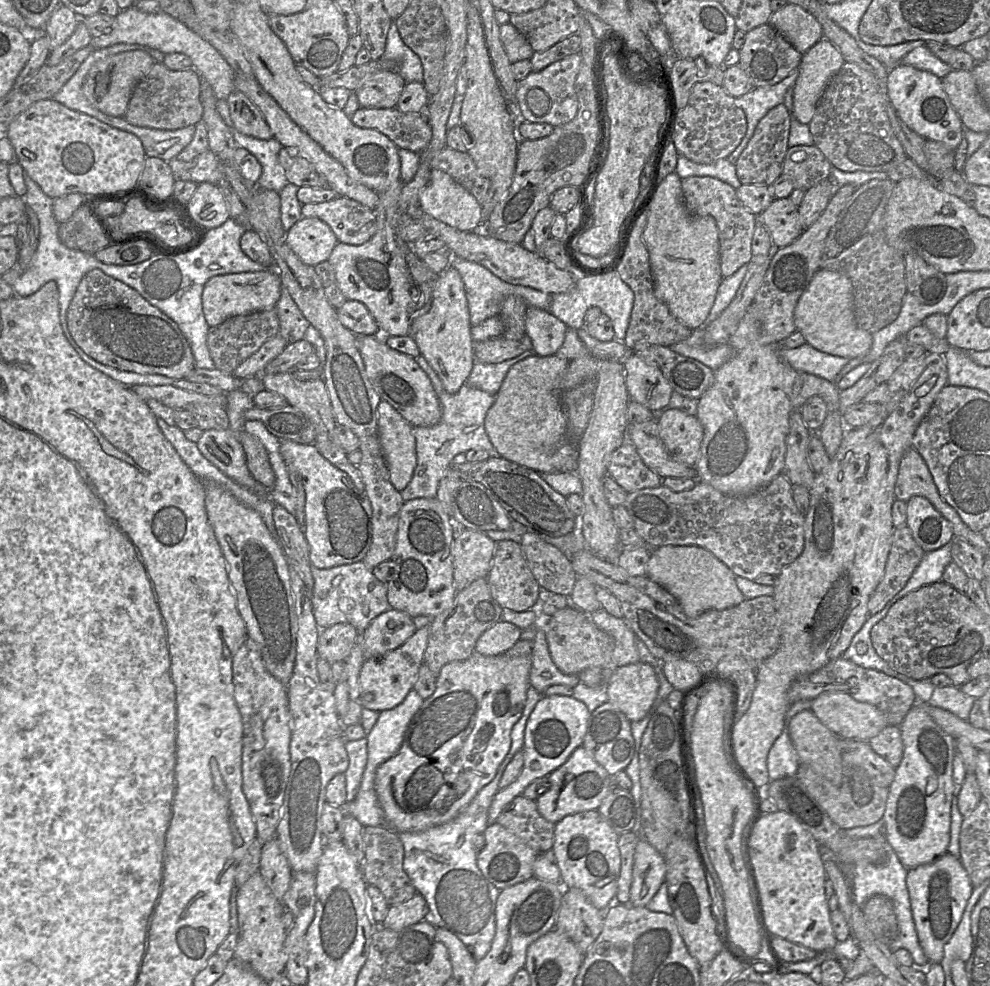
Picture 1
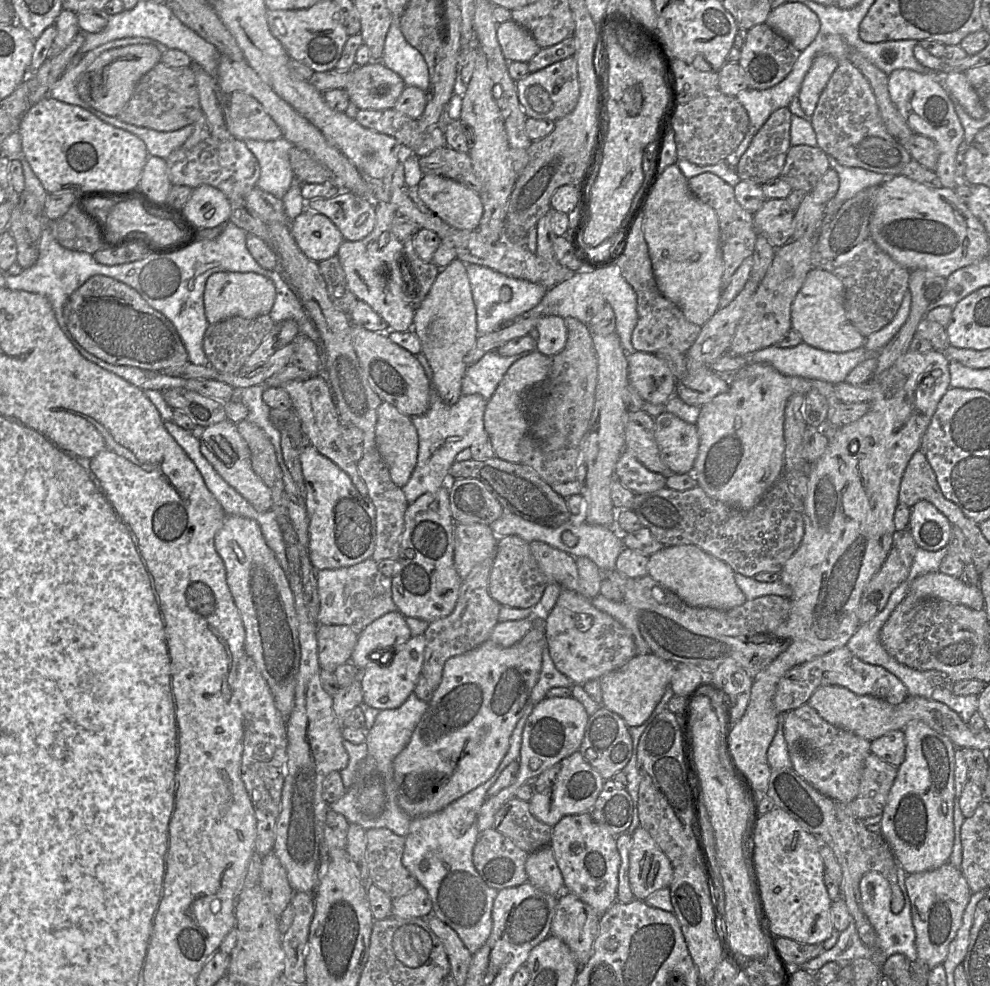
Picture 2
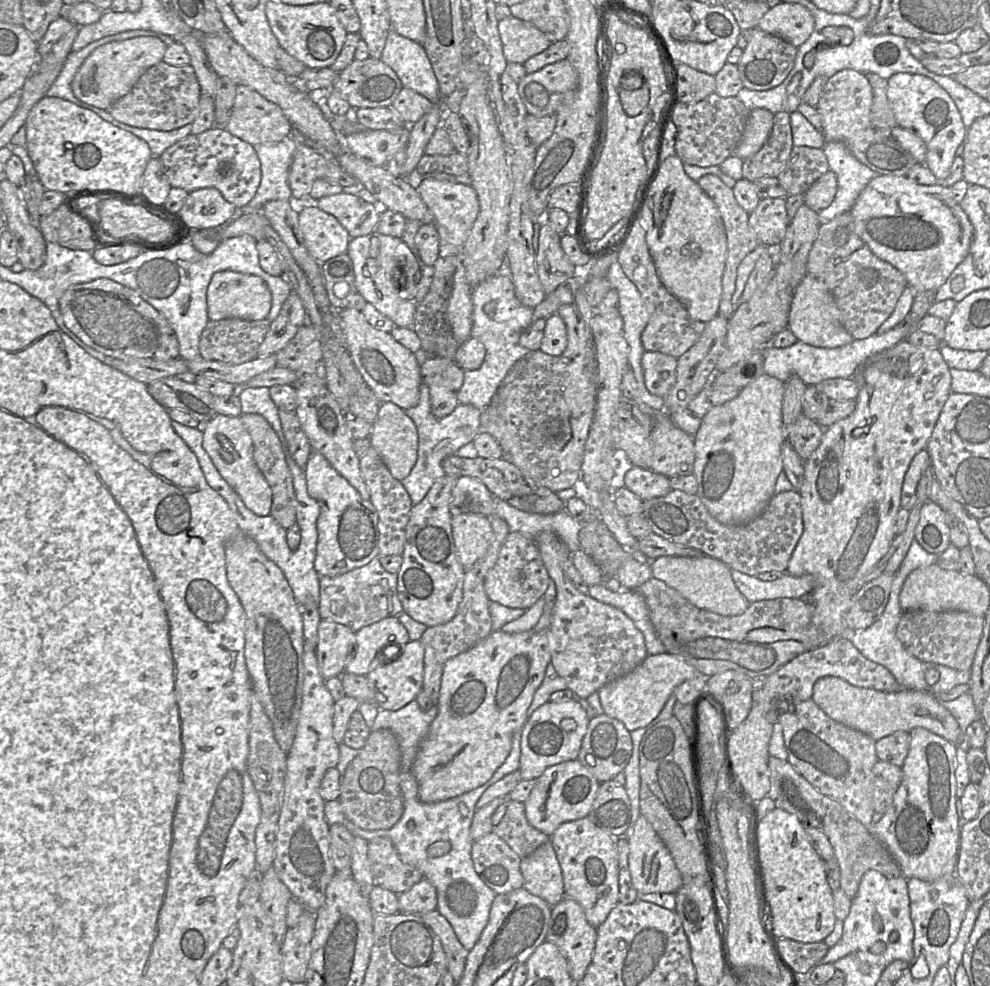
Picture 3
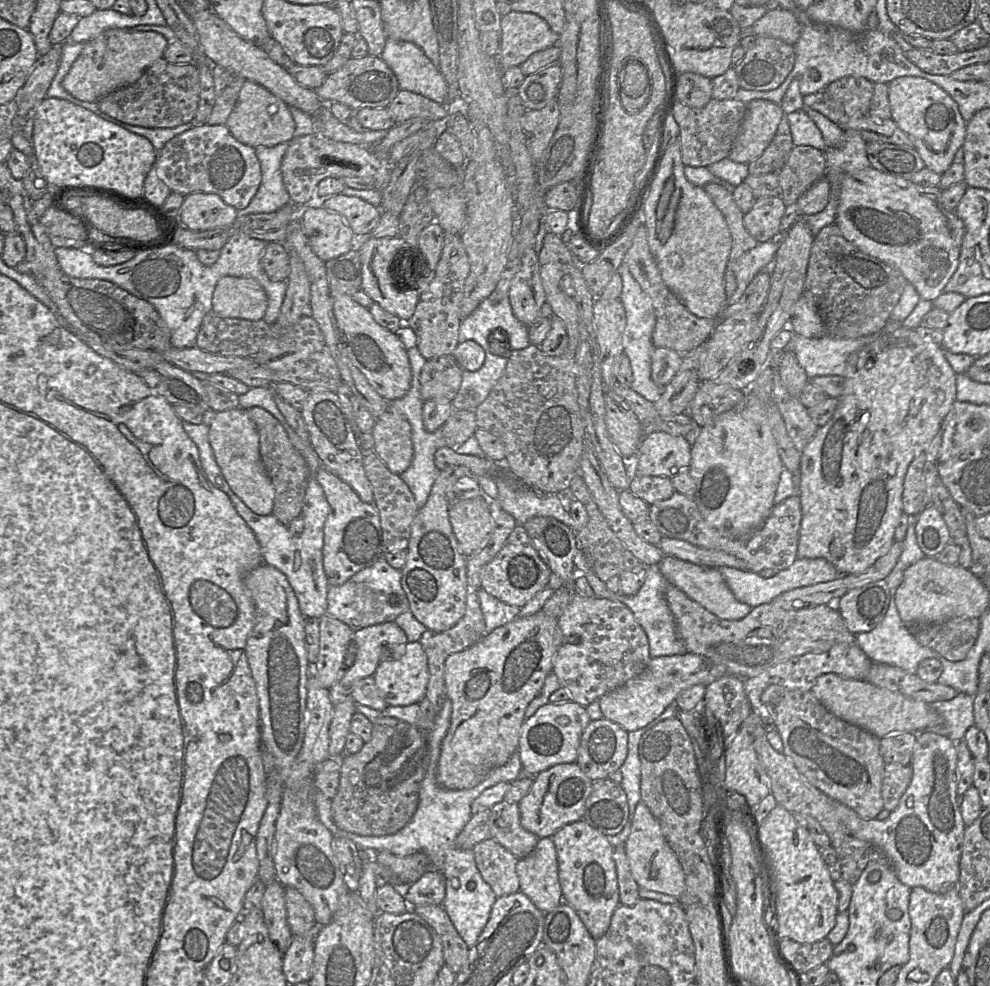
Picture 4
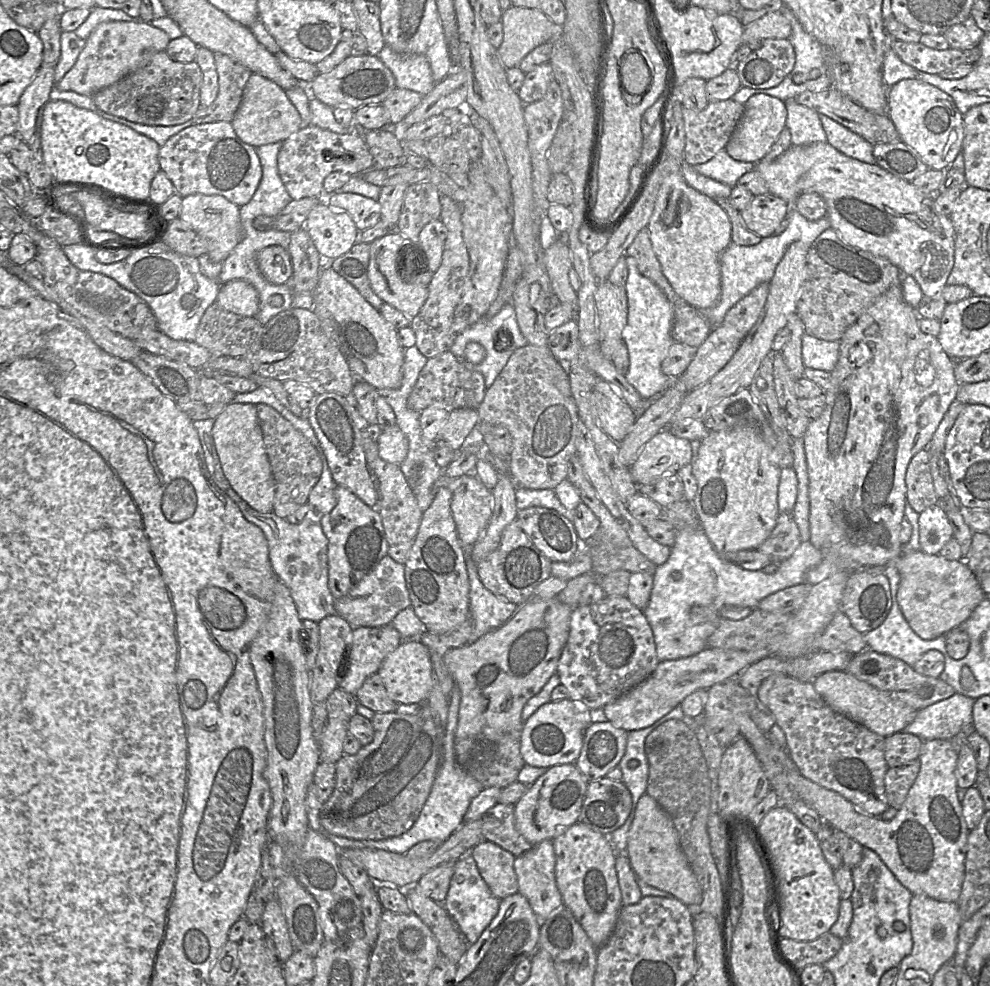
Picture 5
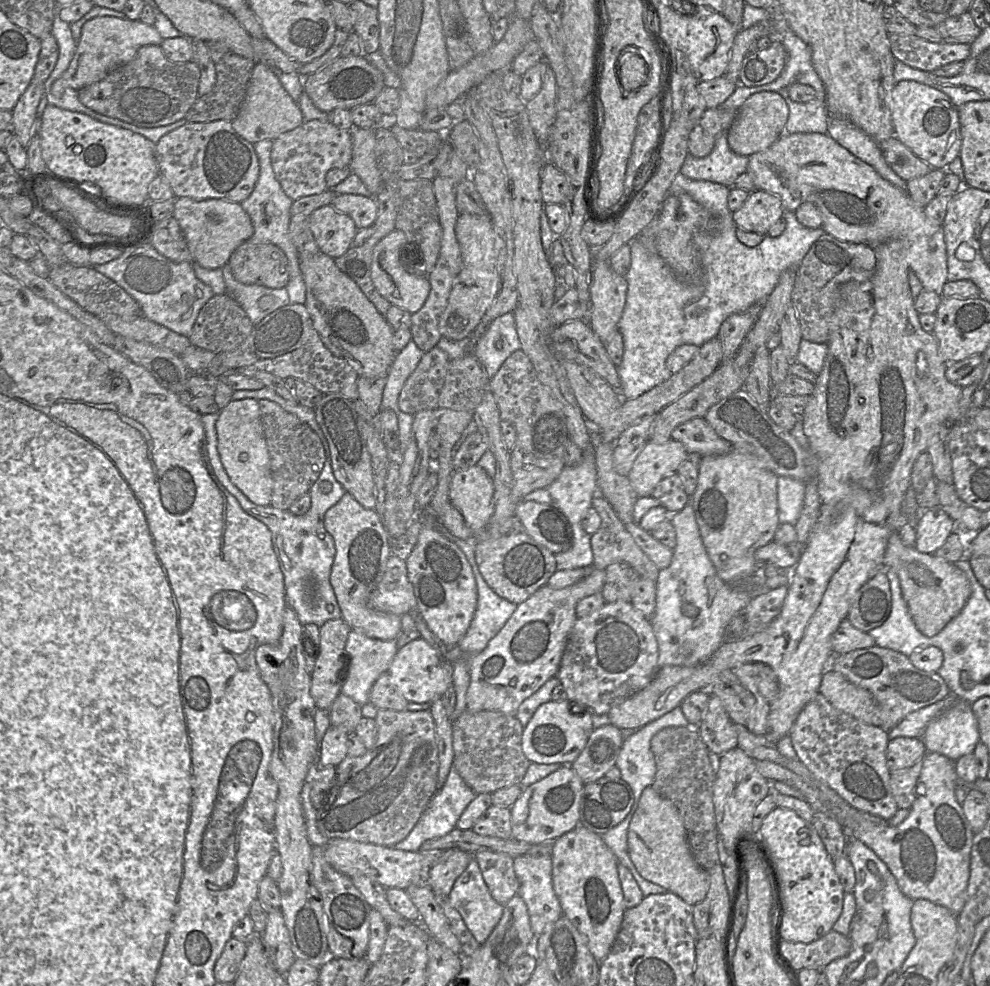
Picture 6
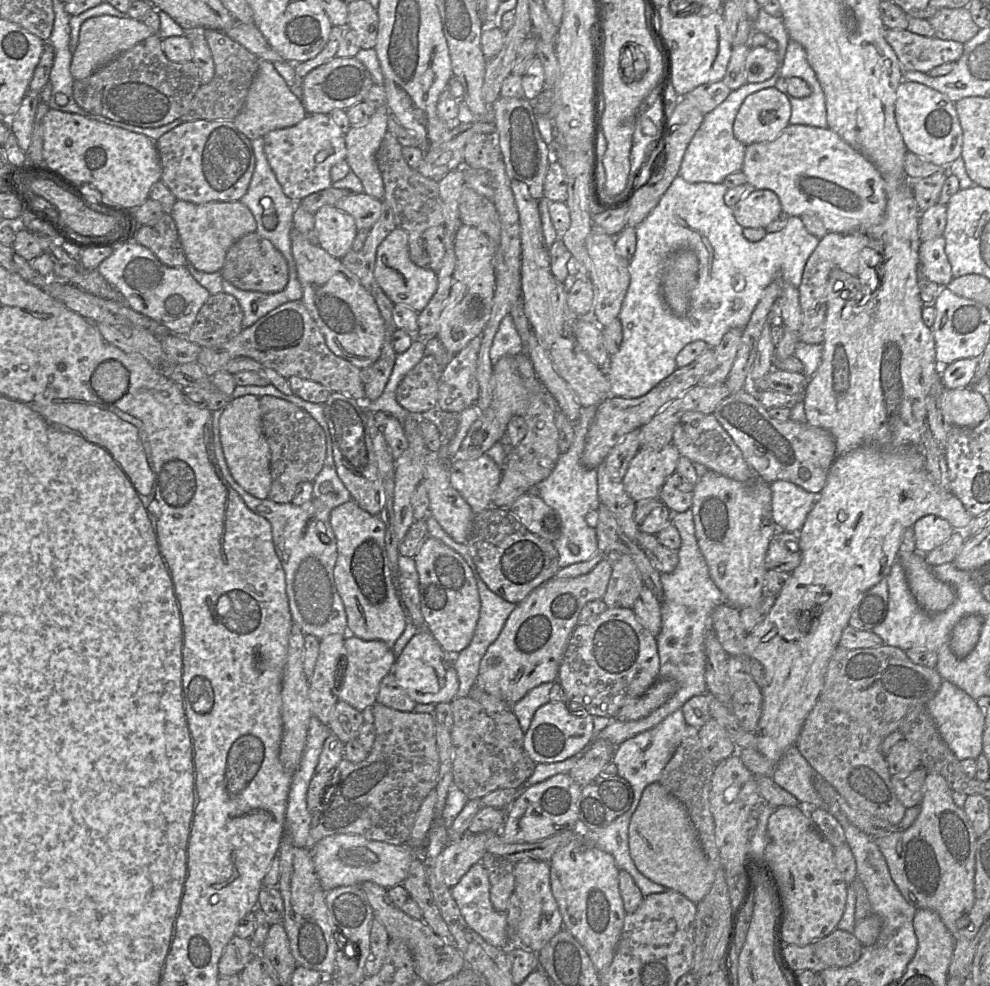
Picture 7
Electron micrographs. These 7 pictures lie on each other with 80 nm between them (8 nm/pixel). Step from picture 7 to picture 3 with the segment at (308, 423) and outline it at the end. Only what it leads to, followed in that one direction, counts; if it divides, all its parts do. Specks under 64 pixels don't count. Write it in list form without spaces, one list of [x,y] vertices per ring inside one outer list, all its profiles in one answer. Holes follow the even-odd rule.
[[[256,413],[242,414],[240,419],[252,438],[255,463],[272,490],[270,515],[281,527],[288,531],[296,524],[296,494],[293,476],[289,469],[281,441],[275,430],[262,415]]]

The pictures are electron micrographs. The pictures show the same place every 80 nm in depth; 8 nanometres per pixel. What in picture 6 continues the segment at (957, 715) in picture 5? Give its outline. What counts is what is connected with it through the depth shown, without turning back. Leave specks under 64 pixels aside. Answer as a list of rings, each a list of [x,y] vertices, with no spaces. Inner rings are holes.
[[[949,695],[943,700],[908,714],[888,732],[889,740],[897,737],[922,738],[928,724],[949,708],[956,700],[959,699]]]

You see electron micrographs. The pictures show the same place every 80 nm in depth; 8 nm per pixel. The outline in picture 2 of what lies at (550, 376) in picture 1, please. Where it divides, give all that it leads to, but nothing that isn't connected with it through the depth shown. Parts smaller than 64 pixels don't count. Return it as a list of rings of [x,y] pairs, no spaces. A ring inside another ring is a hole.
[[[538,351],[514,362],[504,374],[492,397],[487,401],[484,412],[484,427],[494,453],[500,459],[511,463],[521,463],[519,442],[527,429],[527,417],[523,409],[527,392],[541,387],[546,381],[552,362],[552,356]]]

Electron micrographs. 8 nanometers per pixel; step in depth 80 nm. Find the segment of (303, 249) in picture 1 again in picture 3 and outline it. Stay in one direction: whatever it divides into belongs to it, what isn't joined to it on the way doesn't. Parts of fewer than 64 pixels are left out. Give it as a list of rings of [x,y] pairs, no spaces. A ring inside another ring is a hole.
[[[318,206],[304,207],[298,213],[299,229],[310,255],[320,263],[344,254],[352,239],[333,215]]]

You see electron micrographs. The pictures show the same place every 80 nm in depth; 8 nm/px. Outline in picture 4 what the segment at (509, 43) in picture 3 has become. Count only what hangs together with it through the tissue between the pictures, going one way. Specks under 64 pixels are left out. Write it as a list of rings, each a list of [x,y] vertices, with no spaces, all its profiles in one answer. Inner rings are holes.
[[[510,11],[502,16],[498,61],[503,69],[520,66],[531,55],[558,45],[559,35],[540,16]]]

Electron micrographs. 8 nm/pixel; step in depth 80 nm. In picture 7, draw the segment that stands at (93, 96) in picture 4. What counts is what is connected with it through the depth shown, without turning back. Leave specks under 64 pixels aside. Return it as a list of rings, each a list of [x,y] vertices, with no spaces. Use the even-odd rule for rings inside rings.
[[[100,15],[85,20],[80,28],[79,40],[73,53],[70,72],[74,80],[87,78],[122,52],[153,35],[153,31],[142,21],[128,16]]]

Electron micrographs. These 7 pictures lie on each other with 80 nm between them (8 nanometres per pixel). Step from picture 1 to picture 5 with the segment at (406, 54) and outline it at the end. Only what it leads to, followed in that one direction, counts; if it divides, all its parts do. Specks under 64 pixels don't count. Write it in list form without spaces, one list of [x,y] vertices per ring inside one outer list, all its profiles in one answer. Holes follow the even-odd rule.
[[[385,45],[377,56],[394,75],[396,88],[413,90],[422,96],[434,88],[436,82],[424,55],[399,54]]]

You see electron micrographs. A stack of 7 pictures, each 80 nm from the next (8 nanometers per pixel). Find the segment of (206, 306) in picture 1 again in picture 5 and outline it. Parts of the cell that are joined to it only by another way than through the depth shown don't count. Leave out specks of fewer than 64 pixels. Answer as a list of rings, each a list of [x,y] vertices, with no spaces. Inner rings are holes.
[[[236,279],[223,283],[216,301],[225,310],[245,317],[255,317],[259,310],[259,294],[247,281]]]

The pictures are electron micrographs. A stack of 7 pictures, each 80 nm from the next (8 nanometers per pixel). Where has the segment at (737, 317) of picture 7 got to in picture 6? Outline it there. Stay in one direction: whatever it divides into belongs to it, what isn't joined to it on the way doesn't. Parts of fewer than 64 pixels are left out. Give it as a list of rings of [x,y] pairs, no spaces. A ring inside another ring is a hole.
[[[682,173],[676,175],[669,188],[669,194],[690,195],[705,207],[712,217],[709,228],[698,233],[693,239],[699,267],[698,280],[684,281],[677,278],[660,256],[656,248],[656,217],[631,241],[631,261],[625,275],[628,284],[626,302],[618,322],[624,343],[623,358],[617,366],[621,382],[619,393],[623,399],[636,399],[670,379],[672,373],[666,366],[666,360],[677,347],[683,344],[700,347],[718,336],[722,323],[731,314],[744,312],[755,304],[764,303],[776,287],[780,274],[788,268],[798,269],[811,246],[826,233],[823,227],[808,228],[802,225],[795,211],[785,211],[783,218],[786,220],[786,228],[780,236],[765,235],[759,245],[748,247],[737,239],[738,226],[733,219],[733,212],[728,207],[729,192],[729,186],[707,180],[690,179]]]

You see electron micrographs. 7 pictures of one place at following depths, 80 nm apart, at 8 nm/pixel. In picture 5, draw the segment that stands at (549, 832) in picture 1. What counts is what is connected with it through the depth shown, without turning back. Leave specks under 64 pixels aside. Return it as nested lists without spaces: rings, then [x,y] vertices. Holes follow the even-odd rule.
[[[497,803],[481,820],[483,839],[495,843],[514,857],[532,846],[515,828],[514,805]]]

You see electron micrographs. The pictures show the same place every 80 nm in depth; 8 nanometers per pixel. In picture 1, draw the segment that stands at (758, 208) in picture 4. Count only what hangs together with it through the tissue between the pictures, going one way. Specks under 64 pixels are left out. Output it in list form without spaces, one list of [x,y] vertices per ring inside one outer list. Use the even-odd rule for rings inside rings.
[[[790,198],[774,199],[768,208],[757,216],[769,231],[775,248],[791,244],[803,232],[798,206]]]

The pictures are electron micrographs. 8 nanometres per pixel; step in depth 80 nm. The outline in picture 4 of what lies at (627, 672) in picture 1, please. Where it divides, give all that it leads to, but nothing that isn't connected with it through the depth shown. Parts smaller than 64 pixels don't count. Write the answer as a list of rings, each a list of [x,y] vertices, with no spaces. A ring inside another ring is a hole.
[[[693,653],[654,657],[638,676],[602,695],[598,702],[604,718],[618,724],[627,732],[633,732],[659,717],[682,691],[694,685],[707,686],[726,674],[723,665]]]

